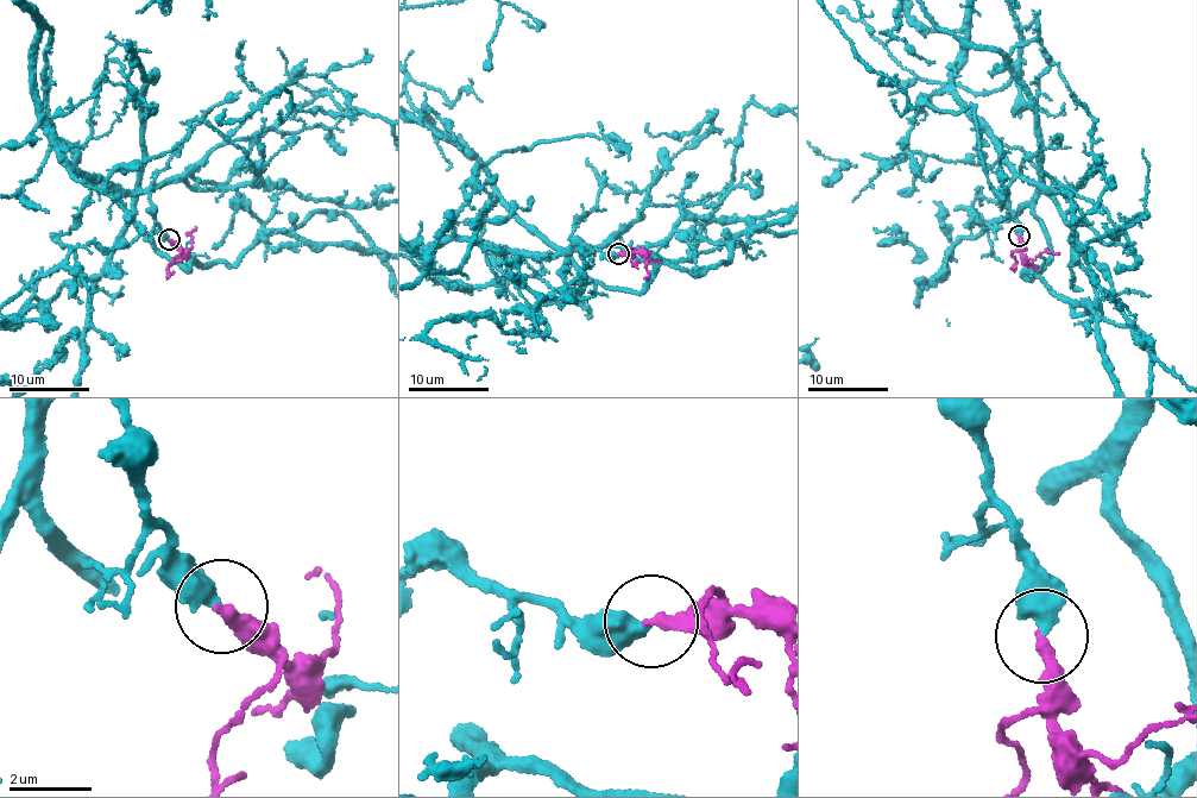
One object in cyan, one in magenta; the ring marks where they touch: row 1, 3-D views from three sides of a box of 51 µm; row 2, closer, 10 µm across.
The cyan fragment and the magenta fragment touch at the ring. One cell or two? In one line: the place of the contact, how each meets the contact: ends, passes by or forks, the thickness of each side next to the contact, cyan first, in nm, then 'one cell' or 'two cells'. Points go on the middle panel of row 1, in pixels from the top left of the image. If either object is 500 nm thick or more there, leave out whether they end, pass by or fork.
at (618, 253); cyan ends there; magenta ends there; 460 nm thick on the cyan side, 320 nm on the other; one cell

